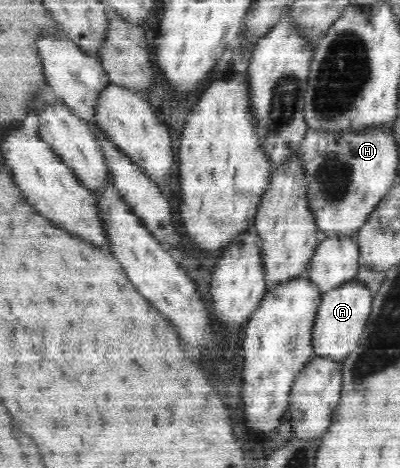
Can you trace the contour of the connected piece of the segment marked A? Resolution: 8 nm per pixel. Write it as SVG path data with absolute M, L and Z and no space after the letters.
M355 277L331 287L322 295L317 319L314 325L312 346L316 355L331 355L343 360L357 349L359 339L372 312L374 293L368 284Z

